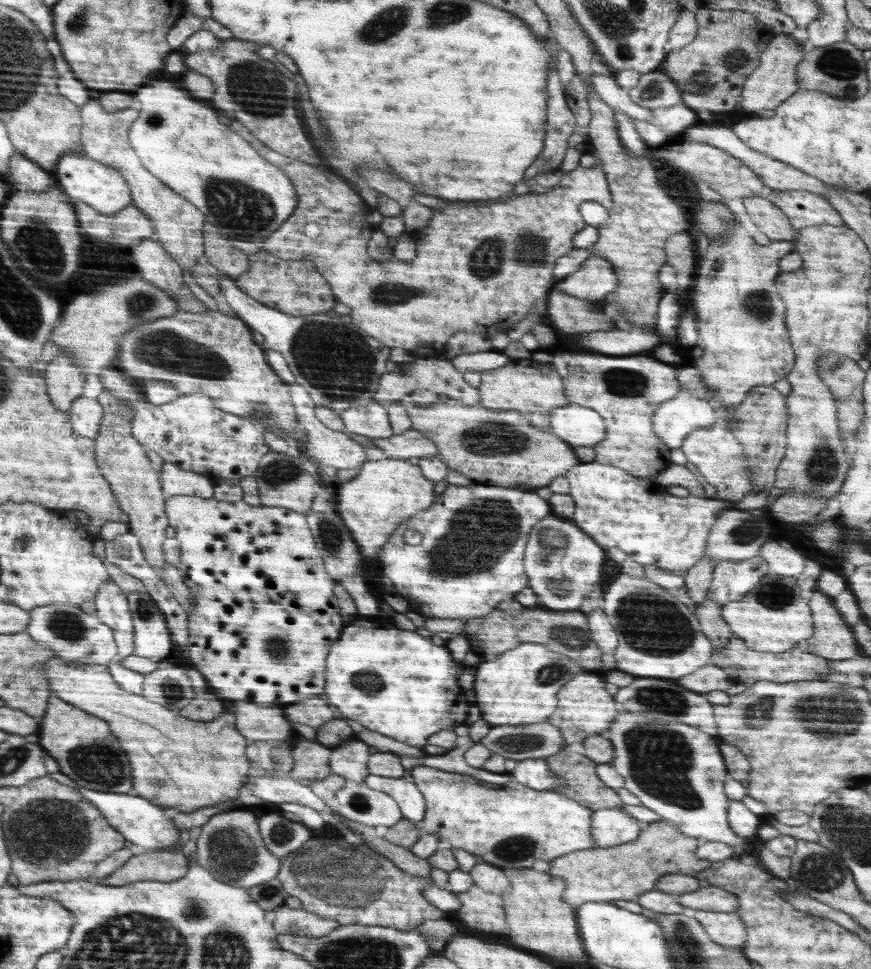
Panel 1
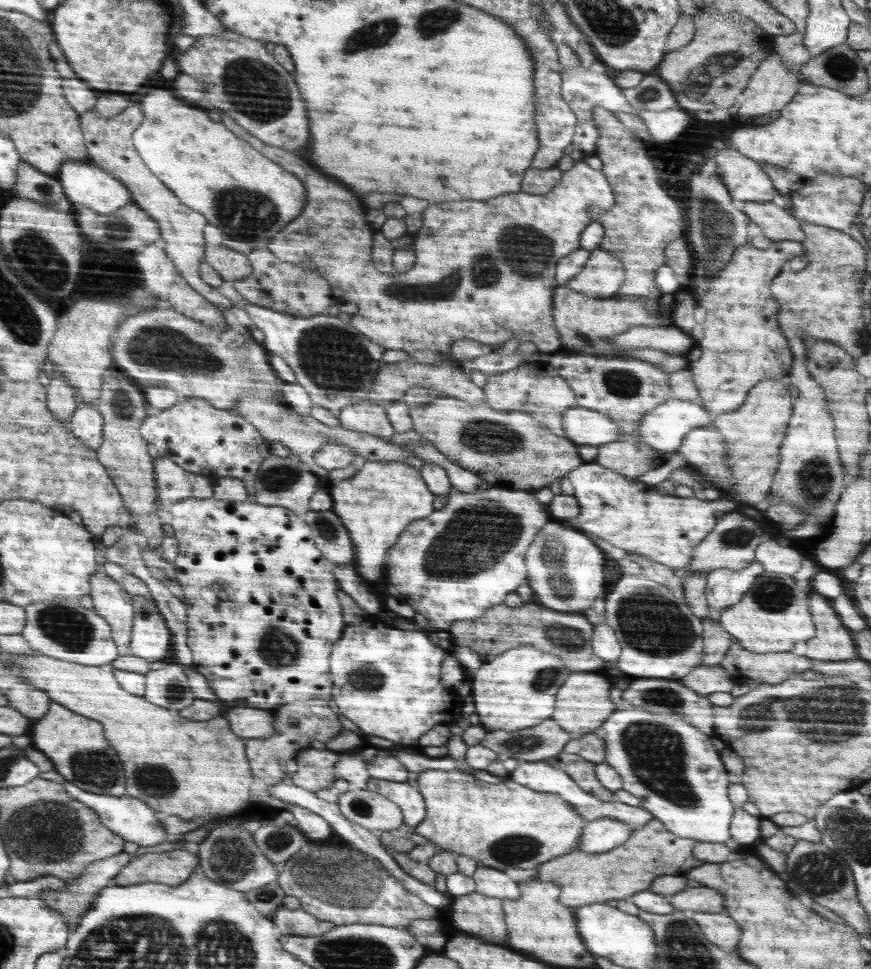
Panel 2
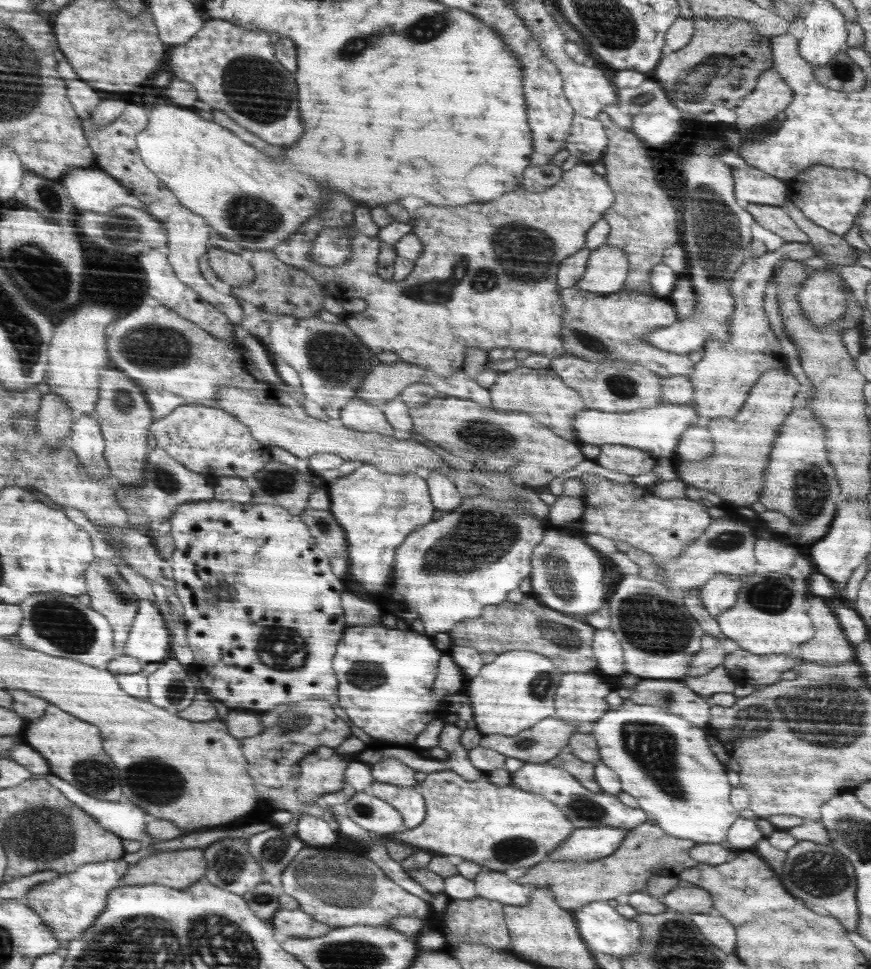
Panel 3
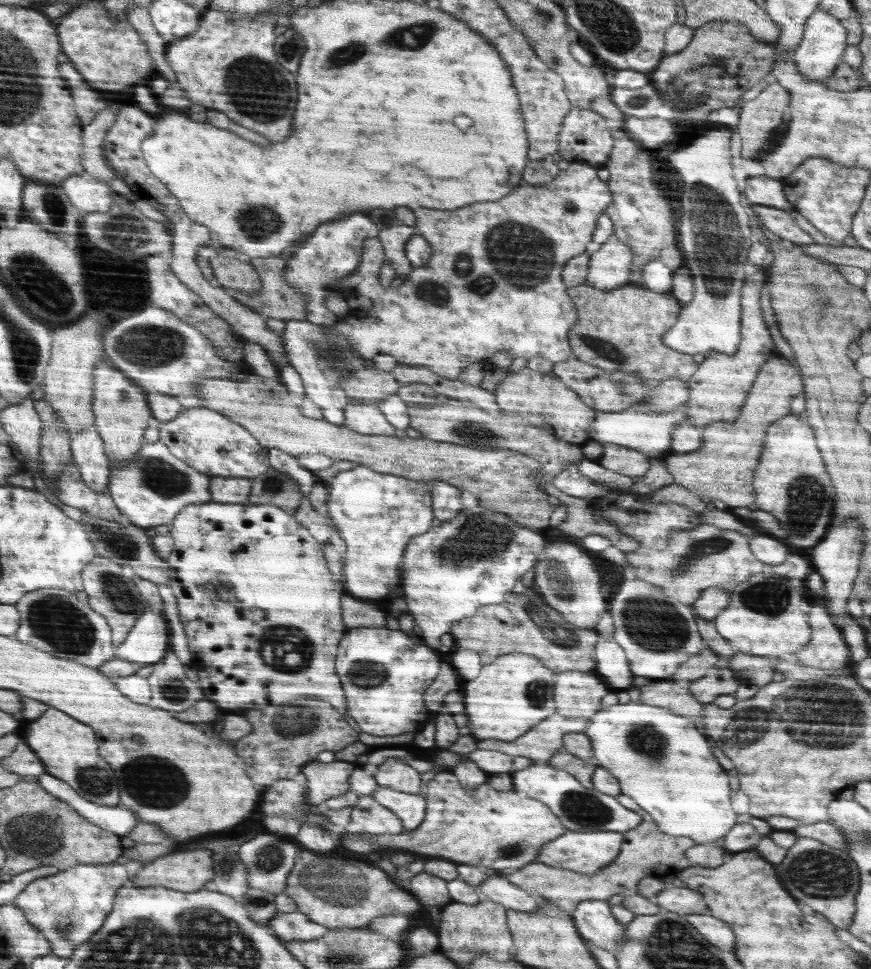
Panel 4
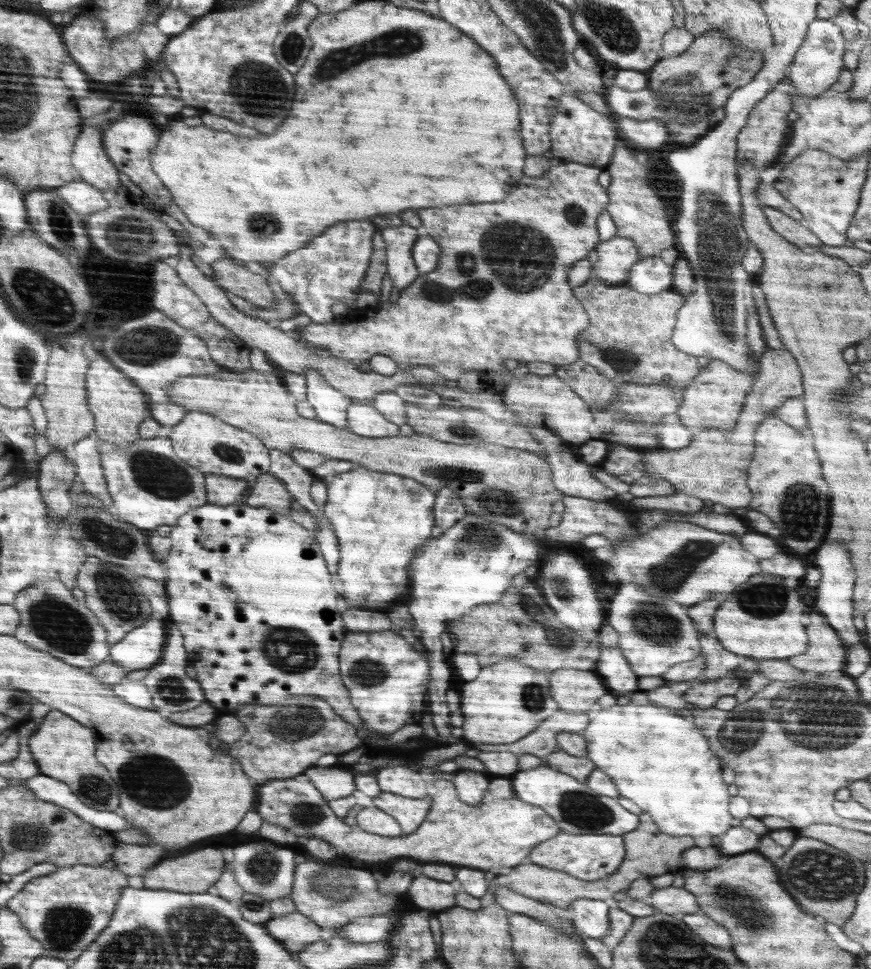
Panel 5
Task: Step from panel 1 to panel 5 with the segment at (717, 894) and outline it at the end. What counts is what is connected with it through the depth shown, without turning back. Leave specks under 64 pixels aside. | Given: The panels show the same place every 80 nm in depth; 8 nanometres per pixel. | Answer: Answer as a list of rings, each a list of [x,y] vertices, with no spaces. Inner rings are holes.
[[[673,885],[655,889],[643,901],[656,910],[675,917],[698,913],[701,910],[696,897],[691,892],[688,892],[684,887],[678,888]]]

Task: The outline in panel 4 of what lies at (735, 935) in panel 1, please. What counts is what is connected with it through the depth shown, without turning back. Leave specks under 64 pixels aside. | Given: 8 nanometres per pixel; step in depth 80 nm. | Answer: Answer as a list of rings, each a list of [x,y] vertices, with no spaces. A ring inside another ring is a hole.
[[[708,913],[689,914],[686,920],[694,927],[709,943],[718,946],[720,950],[730,952],[734,948],[734,932],[728,928],[729,924],[724,924],[713,916],[706,916]]]

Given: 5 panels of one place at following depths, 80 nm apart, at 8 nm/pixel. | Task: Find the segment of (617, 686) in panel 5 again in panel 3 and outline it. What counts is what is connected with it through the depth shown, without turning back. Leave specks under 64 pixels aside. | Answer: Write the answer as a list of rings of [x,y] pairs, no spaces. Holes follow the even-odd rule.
[[[611,628],[595,629],[594,636],[591,640],[594,656],[598,661],[598,668],[604,674],[610,676],[620,676],[624,672],[622,664],[624,664],[624,656],[622,656],[622,648],[616,642],[616,636]]]

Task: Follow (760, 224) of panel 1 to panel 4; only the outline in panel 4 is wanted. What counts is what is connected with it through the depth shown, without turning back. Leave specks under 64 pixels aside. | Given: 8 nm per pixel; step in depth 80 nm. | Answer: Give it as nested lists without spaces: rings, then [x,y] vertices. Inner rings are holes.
[[[751,205],[751,209],[758,215],[762,225],[778,238],[789,240],[796,246],[816,244],[816,240],[802,231],[785,210],[764,205]]]

